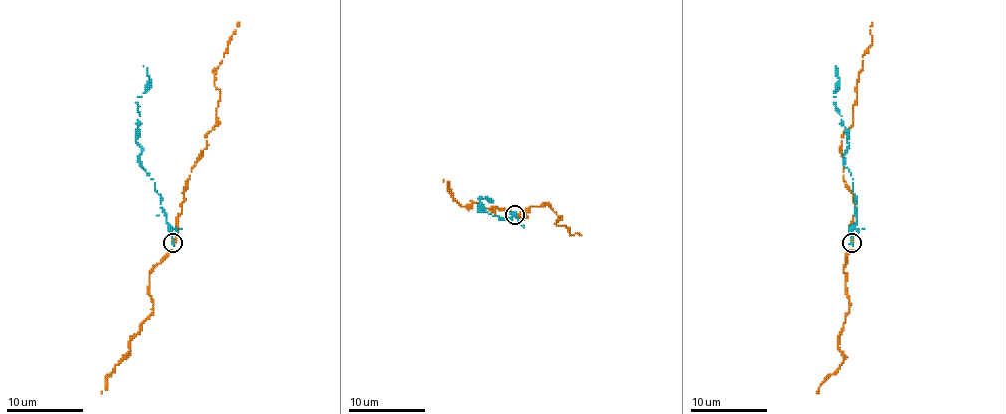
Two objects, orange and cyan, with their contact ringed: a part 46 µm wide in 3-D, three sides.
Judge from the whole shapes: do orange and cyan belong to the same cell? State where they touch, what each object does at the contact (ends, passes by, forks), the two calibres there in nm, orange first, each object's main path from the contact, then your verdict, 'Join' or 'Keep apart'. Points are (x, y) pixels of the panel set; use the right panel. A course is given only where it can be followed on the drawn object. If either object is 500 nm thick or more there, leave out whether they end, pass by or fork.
Place: (851, 242). At the ring orange passes by. At the ring cyan ends. Thickness 200 nm (orange) against 200 nm. Course of orange: (853, 242), (849, 225), (855, 202), (843, 179), (841, 137), (853, 123), (862, 54), (872, 43), (872, 22). Course of cyan: (851, 242), (856, 213), (853, 179), (843, 165), (847, 141), (834, 102), (839, 79), (835, 66). Keep apart

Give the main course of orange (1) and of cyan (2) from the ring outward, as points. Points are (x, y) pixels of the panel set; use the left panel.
1: (174, 242), (191, 167), (206, 146), (204, 137), (216, 123), (220, 91), (214, 85), (214, 70), (239, 22)
2: (172, 242), (172, 227), (153, 179), (141, 165), (141, 146), (136, 141), (137, 102), (149, 79), (143, 66)

